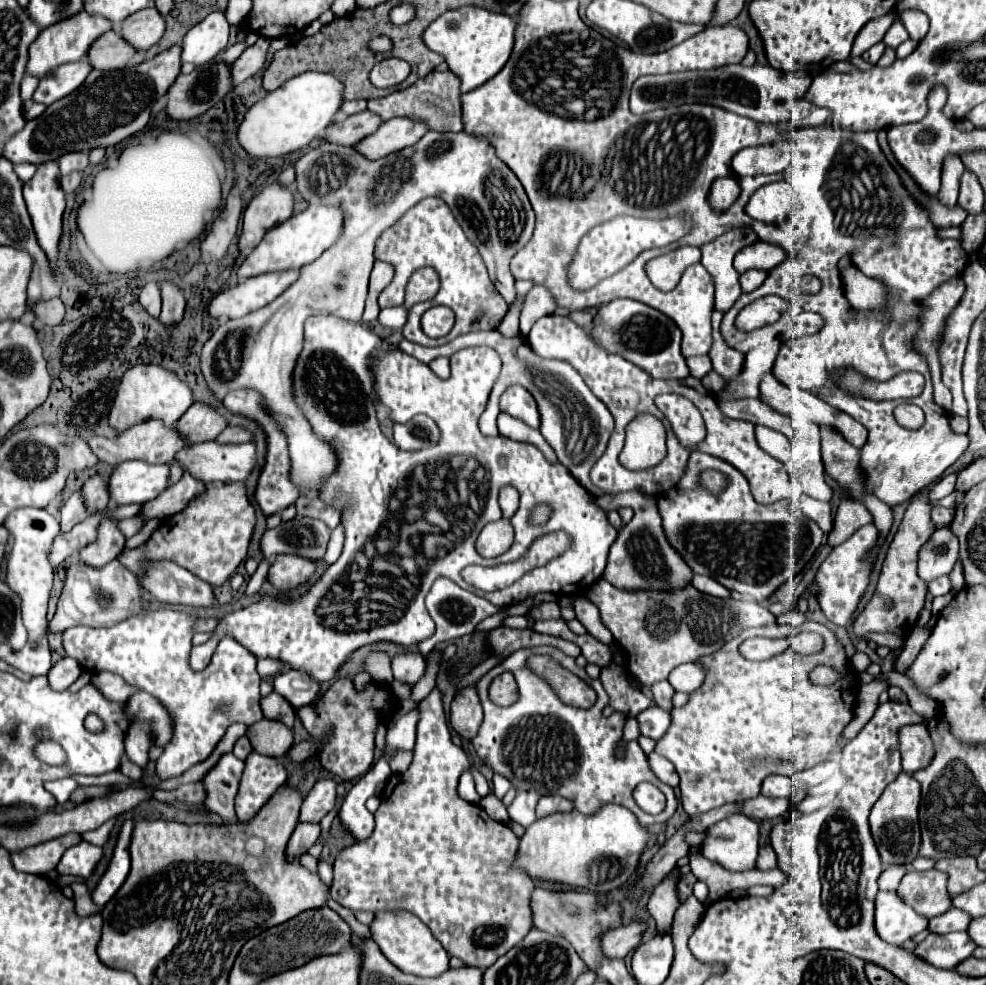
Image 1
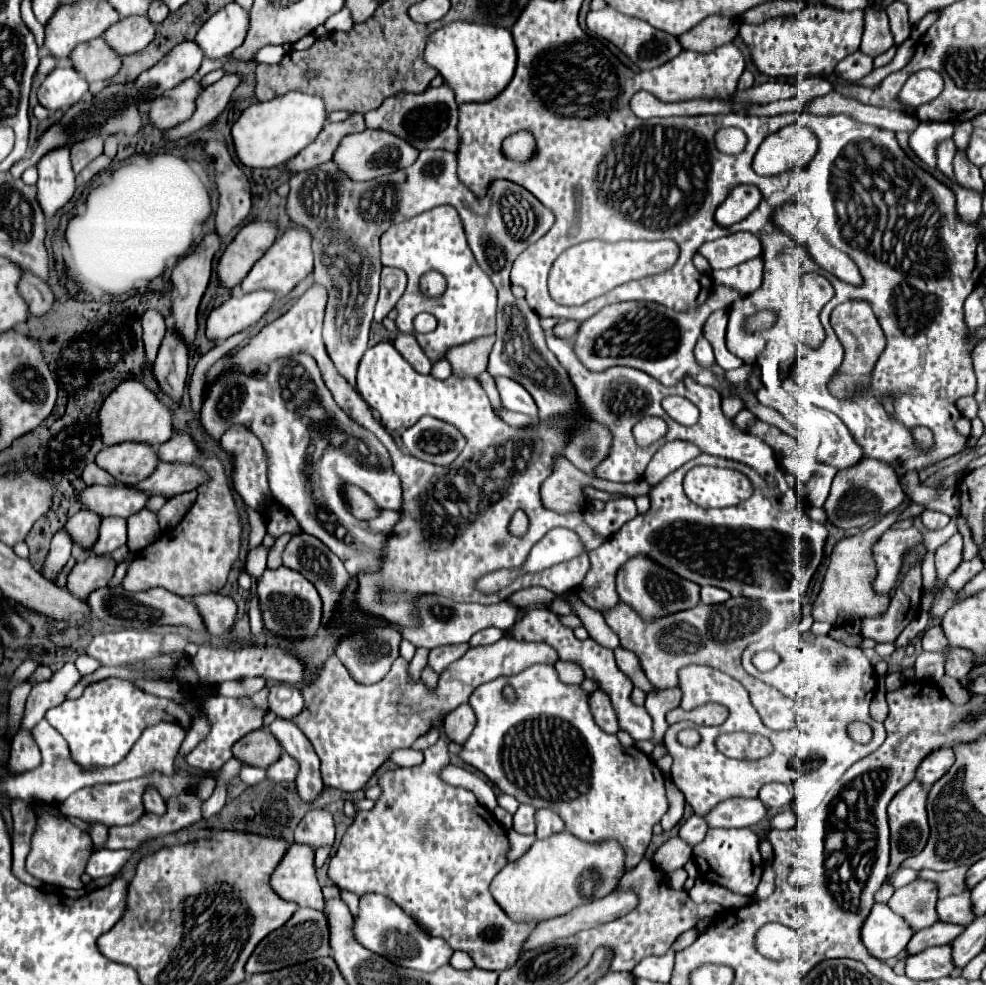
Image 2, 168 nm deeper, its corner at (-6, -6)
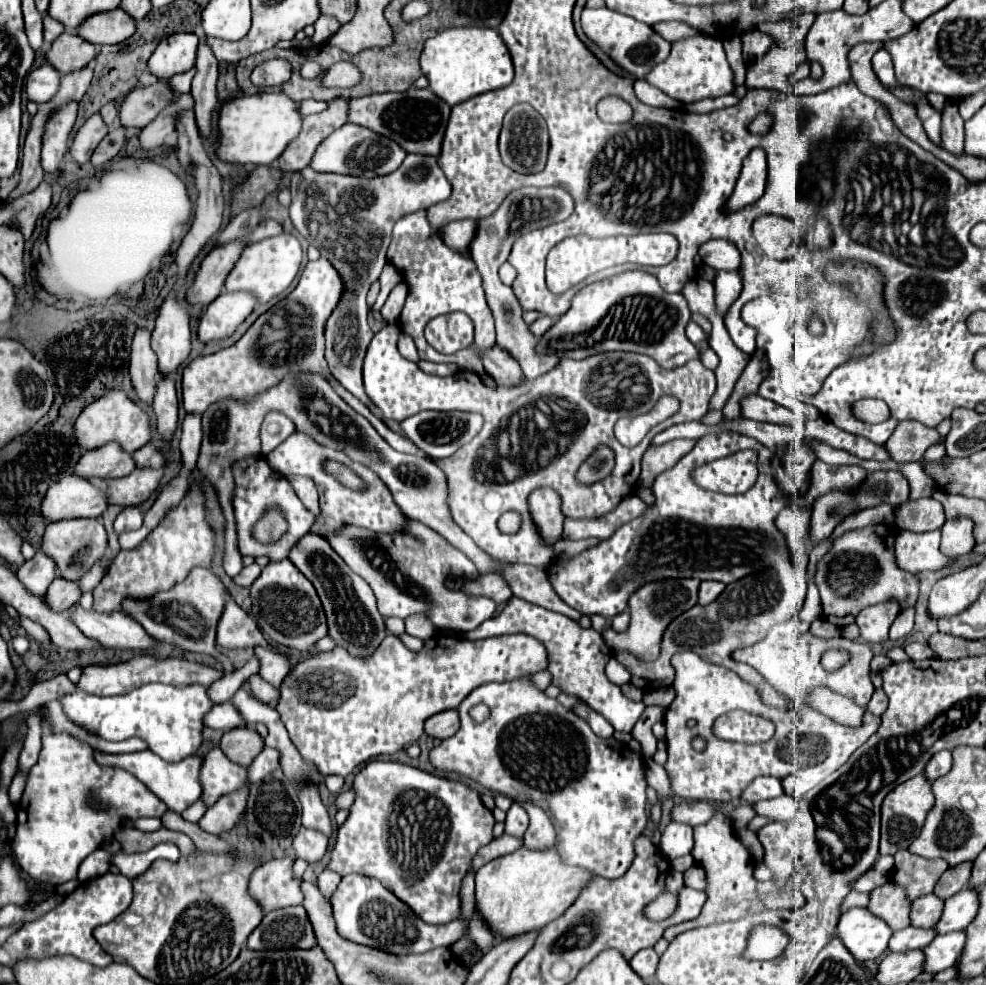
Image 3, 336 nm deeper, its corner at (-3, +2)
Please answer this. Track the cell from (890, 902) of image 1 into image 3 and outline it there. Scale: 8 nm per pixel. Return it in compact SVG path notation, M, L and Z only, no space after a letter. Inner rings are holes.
M853 907L841 915L839 939L857 961L881 957L893 935L893 929L867 907Z

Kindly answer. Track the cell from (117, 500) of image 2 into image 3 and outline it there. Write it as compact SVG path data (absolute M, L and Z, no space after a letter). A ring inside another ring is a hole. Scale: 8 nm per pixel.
M63 477L53 483L43 501L43 515L49 521L73 519L73 517L101 517L109 507L107 493L93 487L81 477Z

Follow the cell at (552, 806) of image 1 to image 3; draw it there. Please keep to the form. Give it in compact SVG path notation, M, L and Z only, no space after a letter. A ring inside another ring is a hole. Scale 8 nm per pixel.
M529 801L523 807L529 815L529 829L525 831L525 847L533 847L533 849L553 847L557 841L557 833L555 833L555 827L549 815L541 807Z

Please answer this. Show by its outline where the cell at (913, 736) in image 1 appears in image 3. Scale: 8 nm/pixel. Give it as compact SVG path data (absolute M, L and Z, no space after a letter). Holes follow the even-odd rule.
M939 751L929 759L925 767L925 777L929 781L935 781L937 777L945 775L949 769L951 769L951 751Z

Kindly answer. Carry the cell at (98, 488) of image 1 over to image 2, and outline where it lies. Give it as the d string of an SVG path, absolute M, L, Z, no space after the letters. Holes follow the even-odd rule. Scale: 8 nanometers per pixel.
M78 511L76 515L72 515L72 519L68 519L68 523L64 525L64 531L72 537L72 543L76 547L80 547L84 553L90 553L92 543L96 543L98 537L98 527L100 527L100 517L90 513L90 511Z

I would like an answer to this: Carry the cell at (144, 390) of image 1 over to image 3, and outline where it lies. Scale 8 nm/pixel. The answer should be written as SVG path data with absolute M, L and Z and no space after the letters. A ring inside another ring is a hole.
M111 389L103 397L87 405L75 423L75 433L81 449L97 449L109 441L117 441L129 453L135 453L139 447L151 441L149 415L139 405L135 405L121 389Z

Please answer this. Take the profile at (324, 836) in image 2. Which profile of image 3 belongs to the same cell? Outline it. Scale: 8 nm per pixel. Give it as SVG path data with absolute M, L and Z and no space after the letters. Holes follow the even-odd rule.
M301 827L297 831L297 835L293 837L293 849L295 849L295 855L301 857L301 859L307 859L309 863L317 863L325 851L327 851L327 837L317 831L317 829L307 829L307 827Z

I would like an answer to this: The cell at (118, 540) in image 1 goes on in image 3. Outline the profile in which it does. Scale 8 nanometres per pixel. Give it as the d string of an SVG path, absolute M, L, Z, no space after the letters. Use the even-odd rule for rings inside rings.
M57 577L45 593L45 599L49 601L49 607L57 609L57 611L67 609L69 605L77 603L79 597L81 597L79 581L69 581L69 579L63 579L63 577Z

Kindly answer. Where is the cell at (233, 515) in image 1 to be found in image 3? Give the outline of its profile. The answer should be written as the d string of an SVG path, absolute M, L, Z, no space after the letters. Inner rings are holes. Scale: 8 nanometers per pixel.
M193 481L181 505L171 509L161 519L161 525L157 525L157 529L153 529L139 547L119 551L107 575L93 589L93 607L97 611L121 611L117 609L117 605L121 605L121 597L151 597L157 589L171 589L185 581L193 567L211 567L213 557L215 531L205 521L205 491L201 483Z

